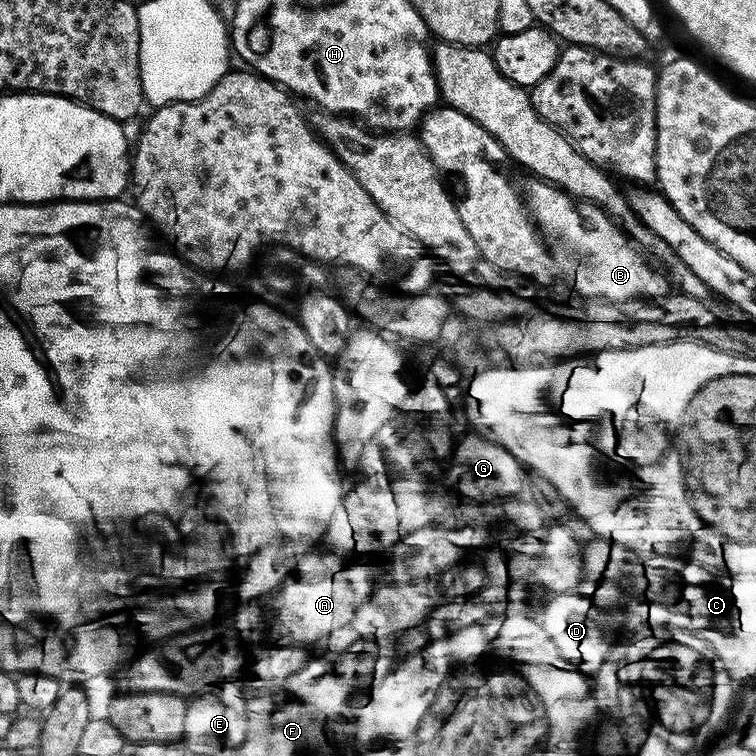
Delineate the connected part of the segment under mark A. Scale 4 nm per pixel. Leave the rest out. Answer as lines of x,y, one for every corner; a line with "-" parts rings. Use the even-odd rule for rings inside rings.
350,562
337,568
327,576
302,580
289,578
271,593
272,600
272,636
280,646
309,646
316,644
342,629
349,629
353,622
354,613
369,597
376,586
372,580
372,572
366,562

